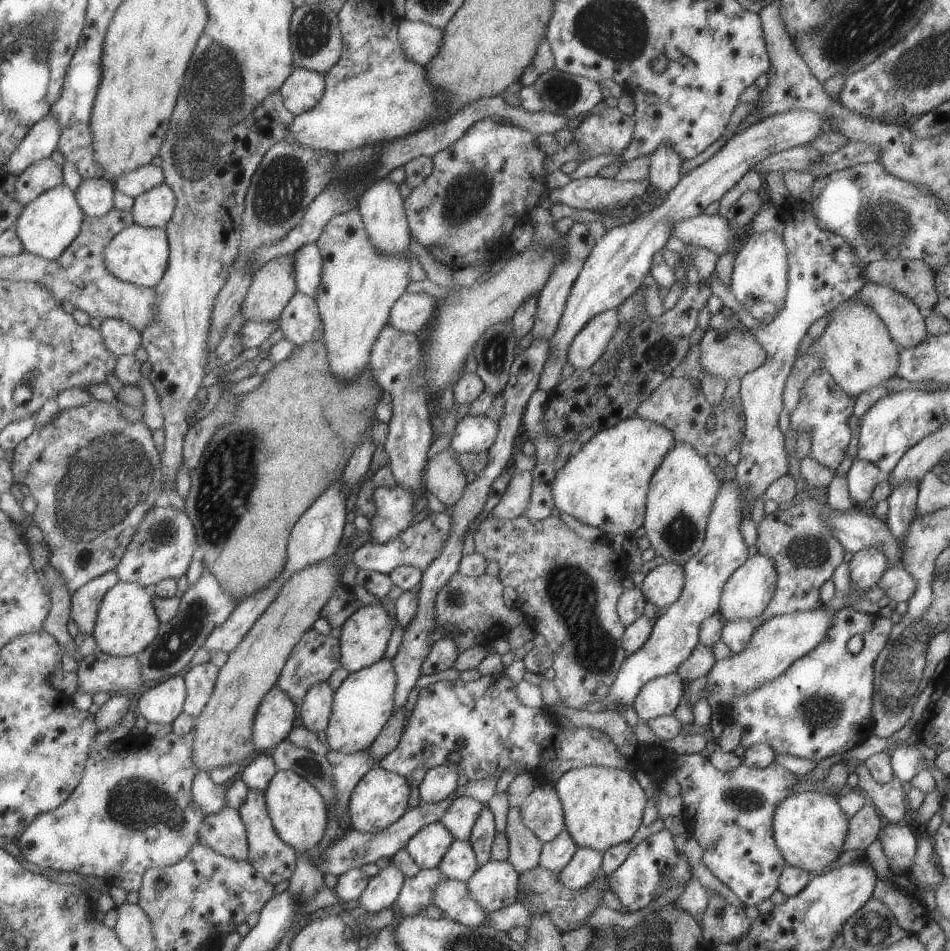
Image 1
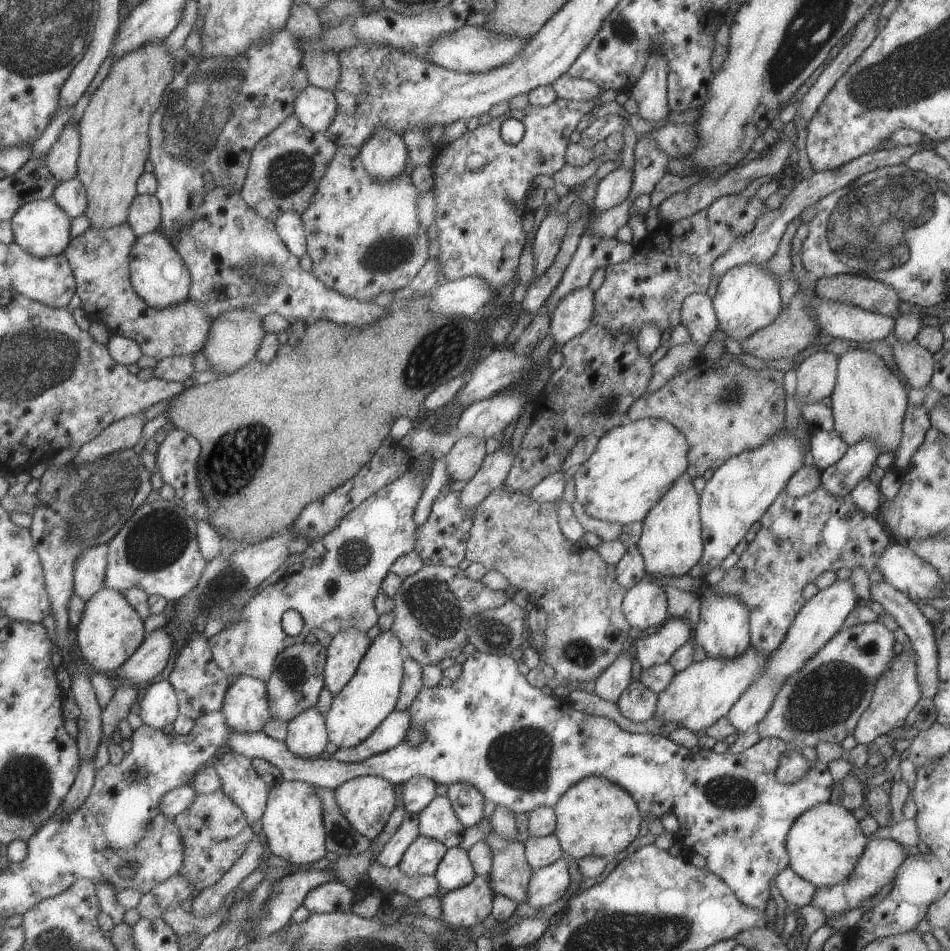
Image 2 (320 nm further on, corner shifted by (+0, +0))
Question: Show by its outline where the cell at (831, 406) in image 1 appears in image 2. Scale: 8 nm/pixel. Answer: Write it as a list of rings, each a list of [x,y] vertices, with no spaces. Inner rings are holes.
[[[813,429],[808,441],[812,464],[820,471],[835,464],[845,454],[848,447],[834,430]]]

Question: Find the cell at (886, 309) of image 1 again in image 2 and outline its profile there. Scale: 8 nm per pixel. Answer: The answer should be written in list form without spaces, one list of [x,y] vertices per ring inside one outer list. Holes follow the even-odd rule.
[[[891,336],[886,339],[892,348],[897,374],[907,387],[922,389],[930,384],[934,371],[932,354],[915,341],[902,343]]]

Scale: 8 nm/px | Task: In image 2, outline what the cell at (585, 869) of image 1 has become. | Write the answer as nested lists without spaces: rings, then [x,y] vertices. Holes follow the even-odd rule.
[[[563,858],[532,871],[528,888],[525,889],[525,902],[530,908],[542,909],[554,900],[559,900],[570,880],[570,869]]]

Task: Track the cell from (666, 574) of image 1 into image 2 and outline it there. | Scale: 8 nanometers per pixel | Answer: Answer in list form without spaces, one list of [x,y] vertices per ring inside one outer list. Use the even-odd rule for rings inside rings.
[[[643,579],[626,590],[621,612],[630,627],[639,628],[642,632],[649,627],[660,627],[671,615],[666,594],[661,586],[655,586],[653,579]]]

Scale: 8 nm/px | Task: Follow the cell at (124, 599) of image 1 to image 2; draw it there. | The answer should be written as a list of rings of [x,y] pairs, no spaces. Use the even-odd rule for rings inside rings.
[[[103,587],[93,598],[86,602],[83,618],[74,628],[78,642],[78,652],[83,657],[84,663],[99,673],[112,675],[137,652],[144,643],[146,636],[144,619],[129,604],[122,591]]]

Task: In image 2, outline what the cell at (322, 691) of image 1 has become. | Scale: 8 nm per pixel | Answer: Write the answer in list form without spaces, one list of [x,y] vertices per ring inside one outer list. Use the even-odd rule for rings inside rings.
[[[315,707],[302,710],[286,722],[286,735],[282,741],[295,756],[304,759],[319,756],[328,742],[324,716]]]

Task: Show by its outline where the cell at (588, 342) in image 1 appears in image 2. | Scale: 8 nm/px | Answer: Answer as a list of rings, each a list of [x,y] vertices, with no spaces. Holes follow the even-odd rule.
[[[587,286],[576,288],[559,299],[549,319],[550,337],[557,346],[581,334],[591,326],[594,292]]]

